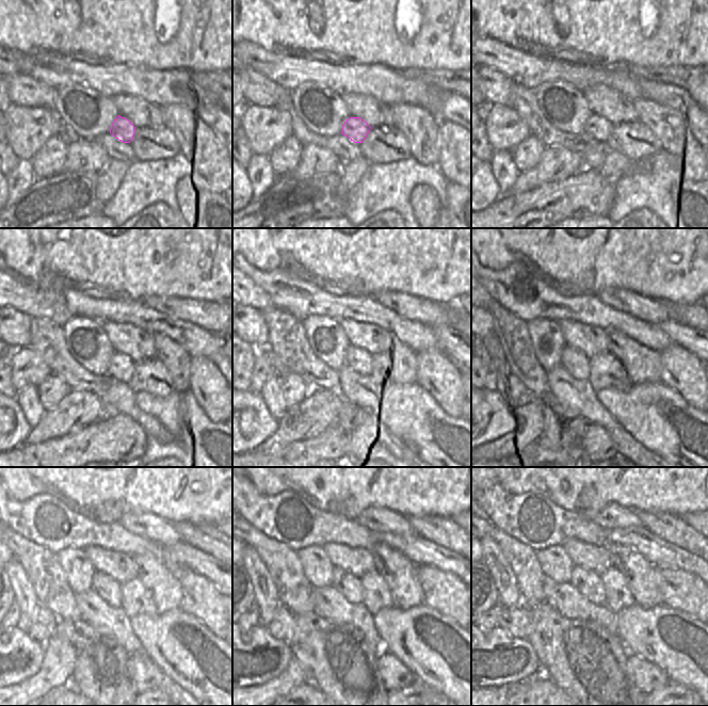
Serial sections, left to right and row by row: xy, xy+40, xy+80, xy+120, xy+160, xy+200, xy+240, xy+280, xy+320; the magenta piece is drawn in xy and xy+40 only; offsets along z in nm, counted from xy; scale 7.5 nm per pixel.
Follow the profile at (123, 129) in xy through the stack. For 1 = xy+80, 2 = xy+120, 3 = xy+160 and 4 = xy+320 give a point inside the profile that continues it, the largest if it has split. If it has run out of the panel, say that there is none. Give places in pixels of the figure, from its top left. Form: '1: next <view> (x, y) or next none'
1: next xy+80 (598, 128)
2: next xy+120 (121, 367)
3: next xy+160 (358, 360)
4: next xy+320 (589, 583)

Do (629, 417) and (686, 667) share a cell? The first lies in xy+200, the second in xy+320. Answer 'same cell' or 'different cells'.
same cell

